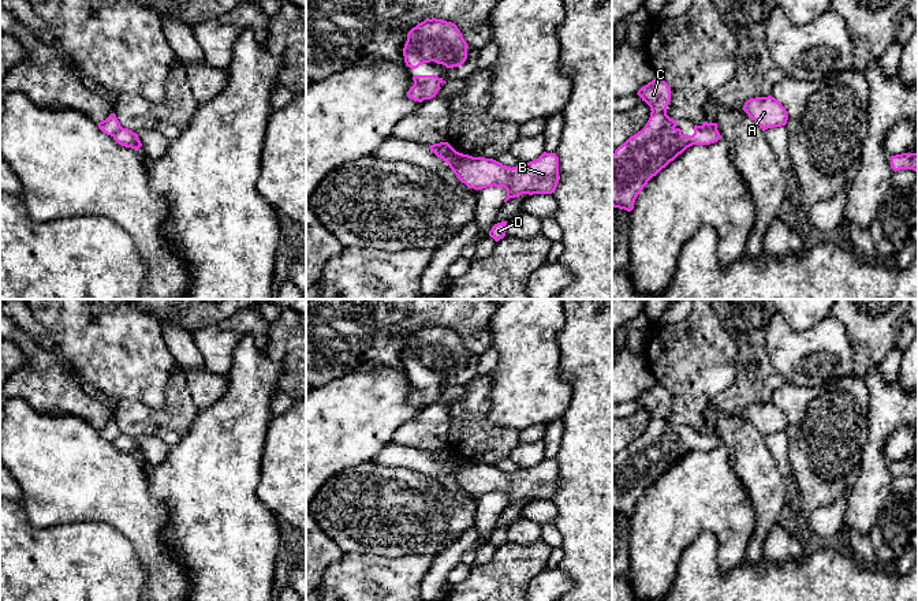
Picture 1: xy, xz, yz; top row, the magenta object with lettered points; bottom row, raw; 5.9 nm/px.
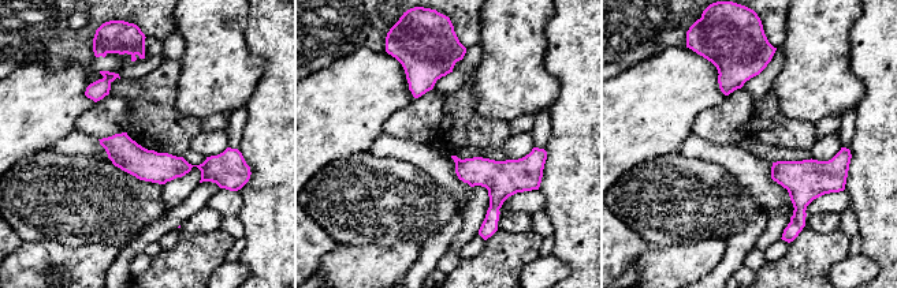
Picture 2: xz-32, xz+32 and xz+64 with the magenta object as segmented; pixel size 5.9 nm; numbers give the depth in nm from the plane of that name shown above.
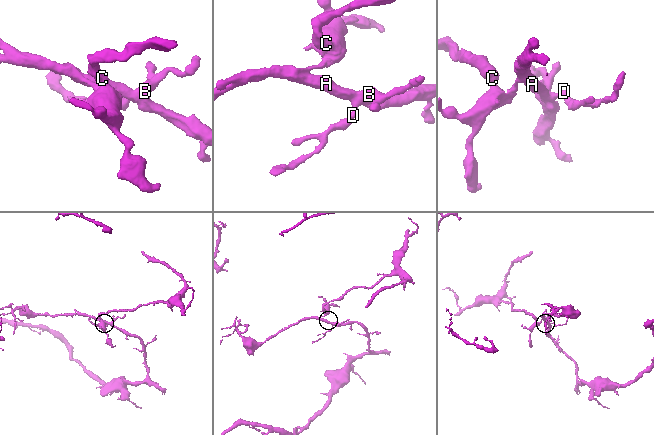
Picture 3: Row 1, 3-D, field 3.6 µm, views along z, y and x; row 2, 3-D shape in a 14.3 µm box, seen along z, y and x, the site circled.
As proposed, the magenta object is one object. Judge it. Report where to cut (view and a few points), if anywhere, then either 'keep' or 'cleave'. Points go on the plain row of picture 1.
cut xz (414, 388), (422, 394), (425, 404); cleave

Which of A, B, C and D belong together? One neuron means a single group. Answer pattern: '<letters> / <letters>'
A B D / C

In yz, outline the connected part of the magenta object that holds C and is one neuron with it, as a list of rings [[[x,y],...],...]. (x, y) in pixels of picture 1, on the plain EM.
[[[658,381],[638,396],[650,413],[645,433],[631,441],[612,460],[612,512],[631,518],[638,500],[663,474],[693,451],[710,451],[721,441],[719,436],[694,432],[693,441],[683,441],[667,421],[671,393]]]

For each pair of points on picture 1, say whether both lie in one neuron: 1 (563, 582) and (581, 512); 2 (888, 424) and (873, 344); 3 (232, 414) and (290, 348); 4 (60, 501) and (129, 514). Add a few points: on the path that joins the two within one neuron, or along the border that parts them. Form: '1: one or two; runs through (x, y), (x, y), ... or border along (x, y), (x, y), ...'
1: two; border along (558, 567), (571, 578), (573, 586)
2: two; border along (879, 364), (873, 365), (862, 377)
3: two; border along (267, 350), (268, 355), (280, 369), (279, 391)
4: one; runs through (77, 501), (112, 501)

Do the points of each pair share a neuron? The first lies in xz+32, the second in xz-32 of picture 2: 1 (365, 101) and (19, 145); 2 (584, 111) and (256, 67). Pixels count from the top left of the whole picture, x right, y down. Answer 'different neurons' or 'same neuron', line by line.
1: same neuron
2: different neurons

